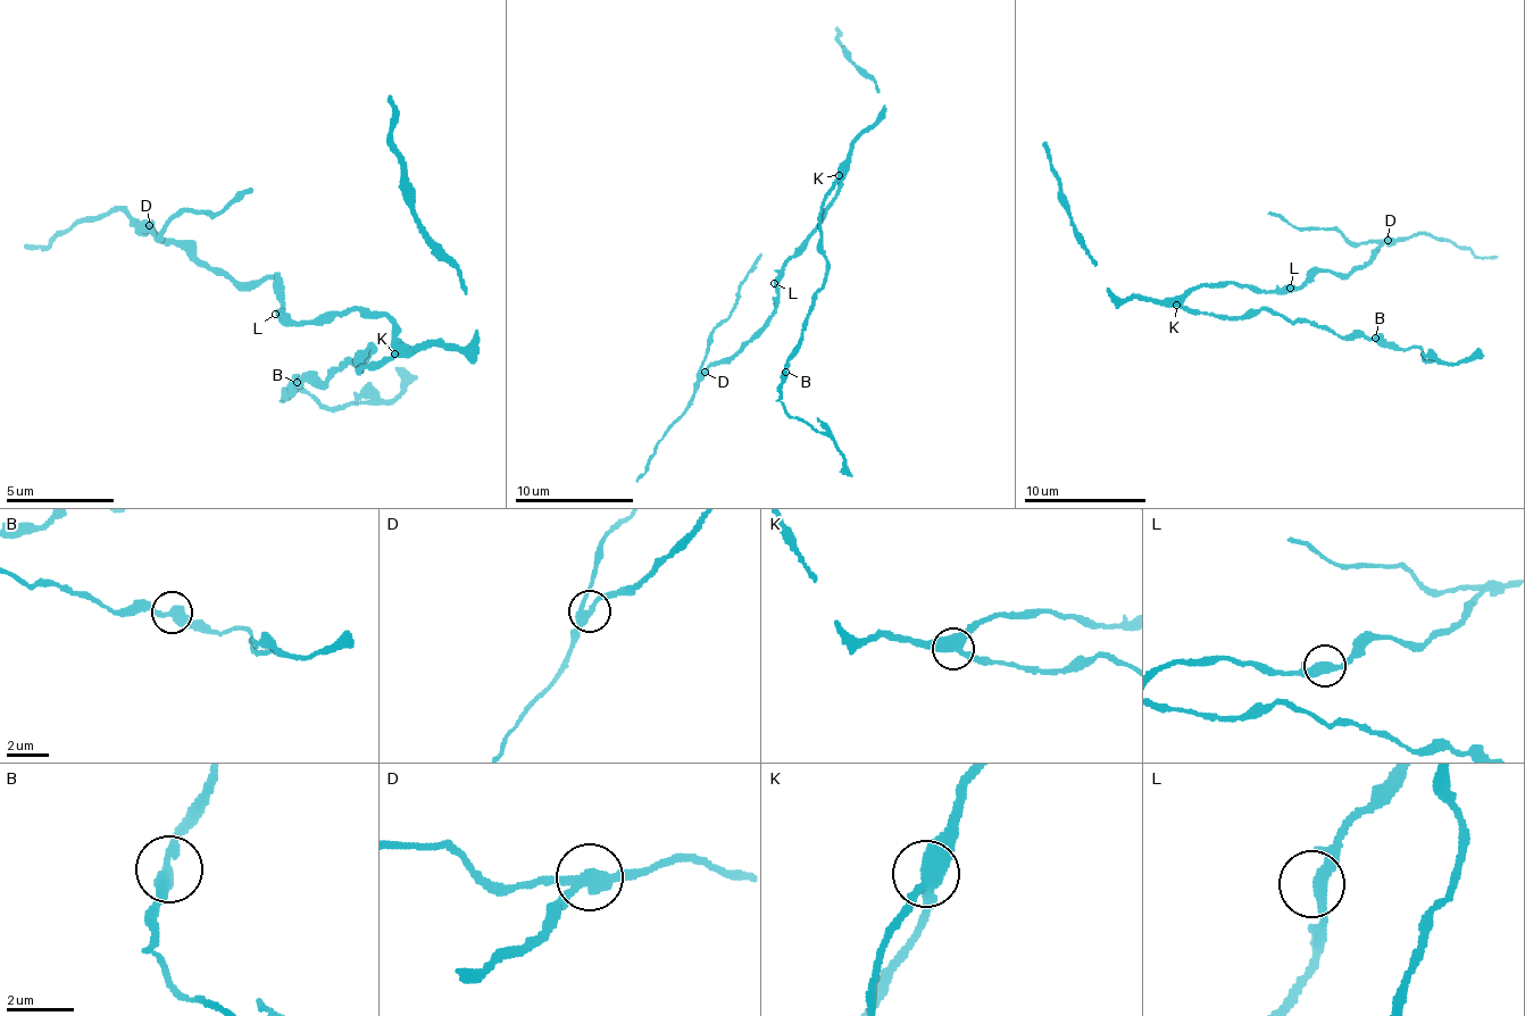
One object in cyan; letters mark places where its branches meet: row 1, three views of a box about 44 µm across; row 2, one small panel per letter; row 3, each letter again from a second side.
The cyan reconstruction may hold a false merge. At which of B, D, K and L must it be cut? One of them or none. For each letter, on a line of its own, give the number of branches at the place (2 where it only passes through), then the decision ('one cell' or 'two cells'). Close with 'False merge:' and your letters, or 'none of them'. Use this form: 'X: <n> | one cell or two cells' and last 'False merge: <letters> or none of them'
B: 2 | one cell
D: 3 | two cells
K: 3 | one cell
L: 3 | one cell
False merge: D

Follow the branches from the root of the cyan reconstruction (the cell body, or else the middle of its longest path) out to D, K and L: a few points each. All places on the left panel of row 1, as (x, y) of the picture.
D: (389, 323), (383, 315), (346, 308), (291, 322), (285, 293), (275, 280), (226, 280), (167, 242), (150, 223)
K: (389, 323), (394, 330), (394, 354)
L: (389, 323), (383, 315), (346, 308), (340, 313), (328, 310), (302, 324), (281, 319), (275, 314)

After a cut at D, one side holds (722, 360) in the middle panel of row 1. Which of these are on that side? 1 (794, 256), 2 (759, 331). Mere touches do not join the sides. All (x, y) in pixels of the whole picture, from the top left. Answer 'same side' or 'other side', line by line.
1: same side
2: same side

